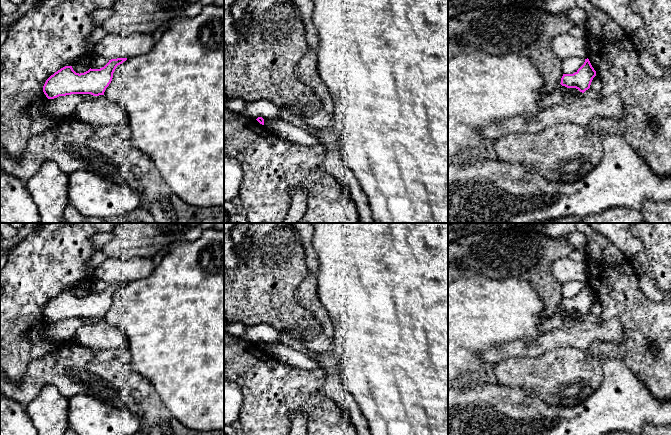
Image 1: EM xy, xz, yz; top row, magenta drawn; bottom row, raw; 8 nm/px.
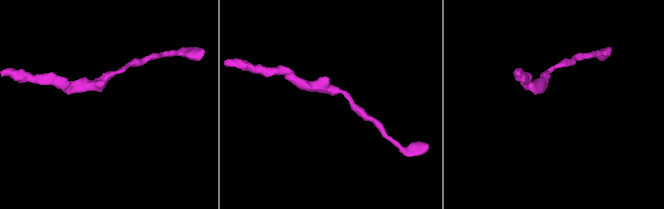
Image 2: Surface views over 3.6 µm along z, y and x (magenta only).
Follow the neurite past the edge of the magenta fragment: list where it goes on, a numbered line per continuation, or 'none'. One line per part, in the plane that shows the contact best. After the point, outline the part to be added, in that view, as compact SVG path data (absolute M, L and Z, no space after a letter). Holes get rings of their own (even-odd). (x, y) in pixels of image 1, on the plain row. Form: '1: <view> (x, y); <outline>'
none

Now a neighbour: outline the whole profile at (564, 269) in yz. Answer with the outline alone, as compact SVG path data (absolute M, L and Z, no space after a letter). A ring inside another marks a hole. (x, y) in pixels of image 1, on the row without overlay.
M569 257L560 258L552 264L551 271L562 284L570 281L588 282L589 270L586 260L575 262Z

